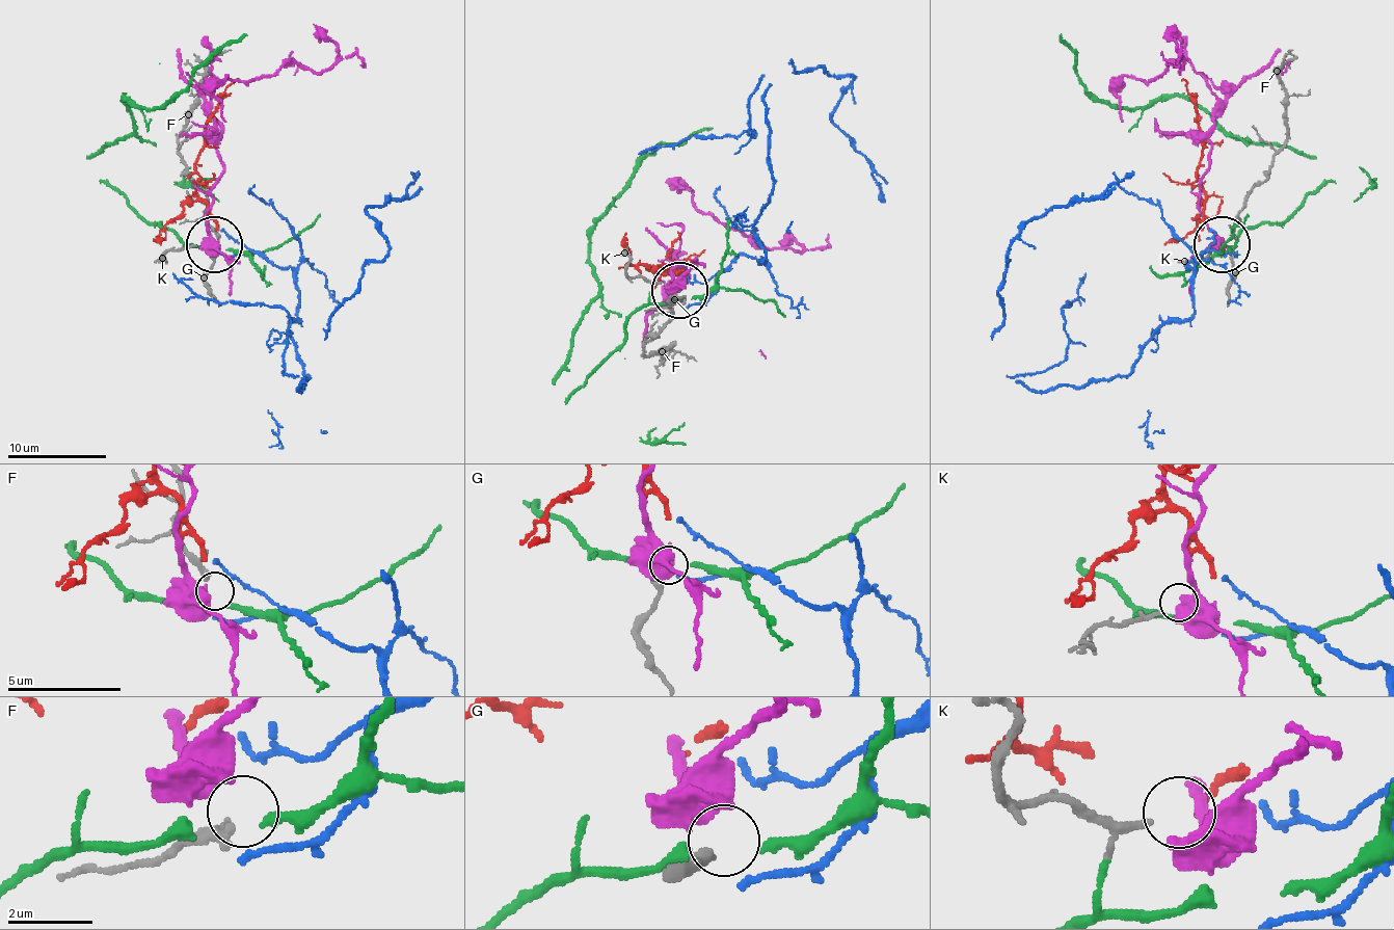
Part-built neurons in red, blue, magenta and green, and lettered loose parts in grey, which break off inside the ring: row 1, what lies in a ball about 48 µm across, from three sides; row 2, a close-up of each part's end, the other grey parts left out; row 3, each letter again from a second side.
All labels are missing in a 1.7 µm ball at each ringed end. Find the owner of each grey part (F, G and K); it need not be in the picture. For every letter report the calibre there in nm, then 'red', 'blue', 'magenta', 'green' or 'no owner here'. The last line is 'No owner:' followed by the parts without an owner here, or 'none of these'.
F: 170 nm | no owner here
G: 280 nm | no owner here
K: 130 nm | no owner here
No owner: F, G, K

